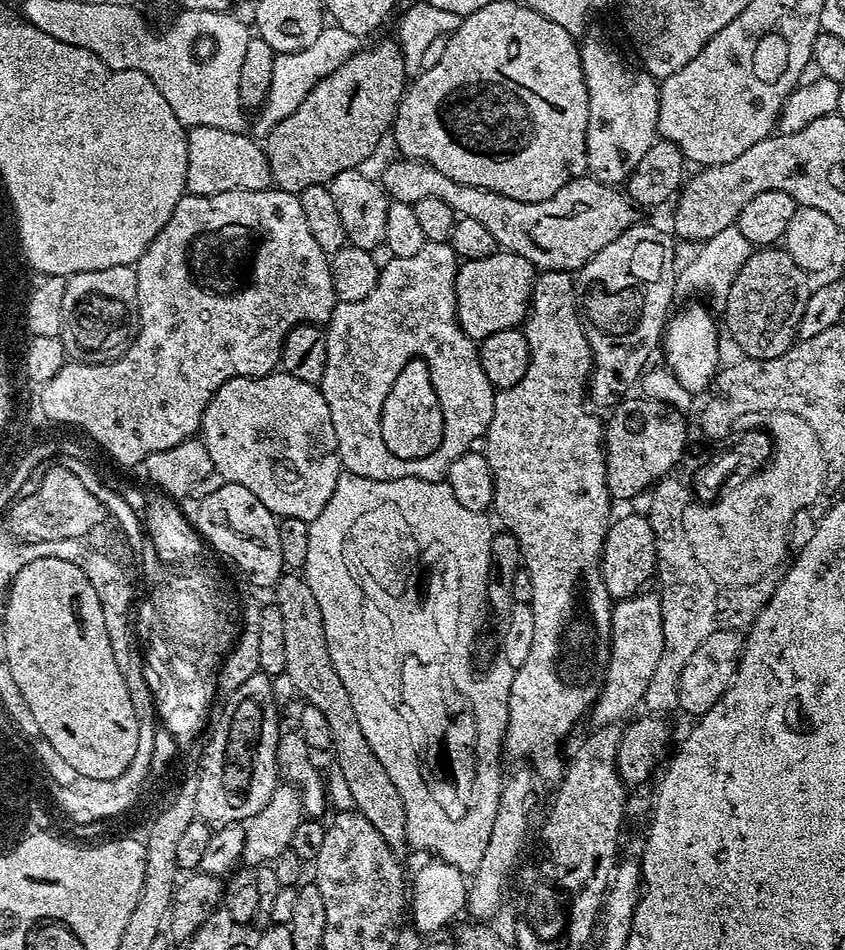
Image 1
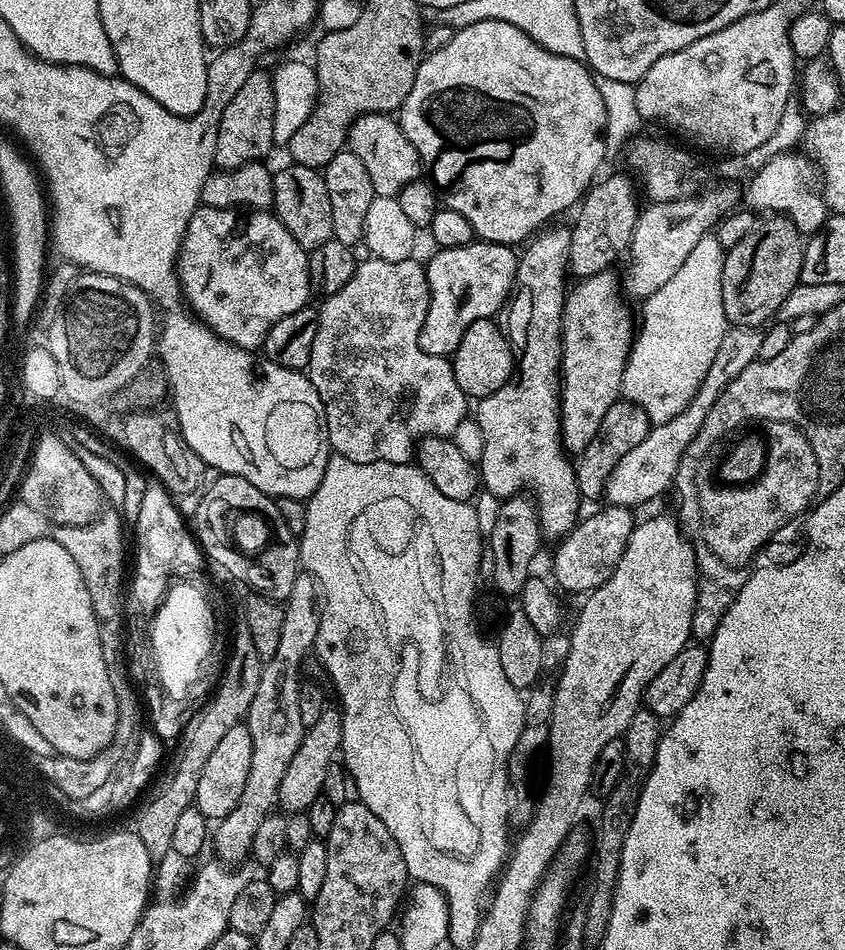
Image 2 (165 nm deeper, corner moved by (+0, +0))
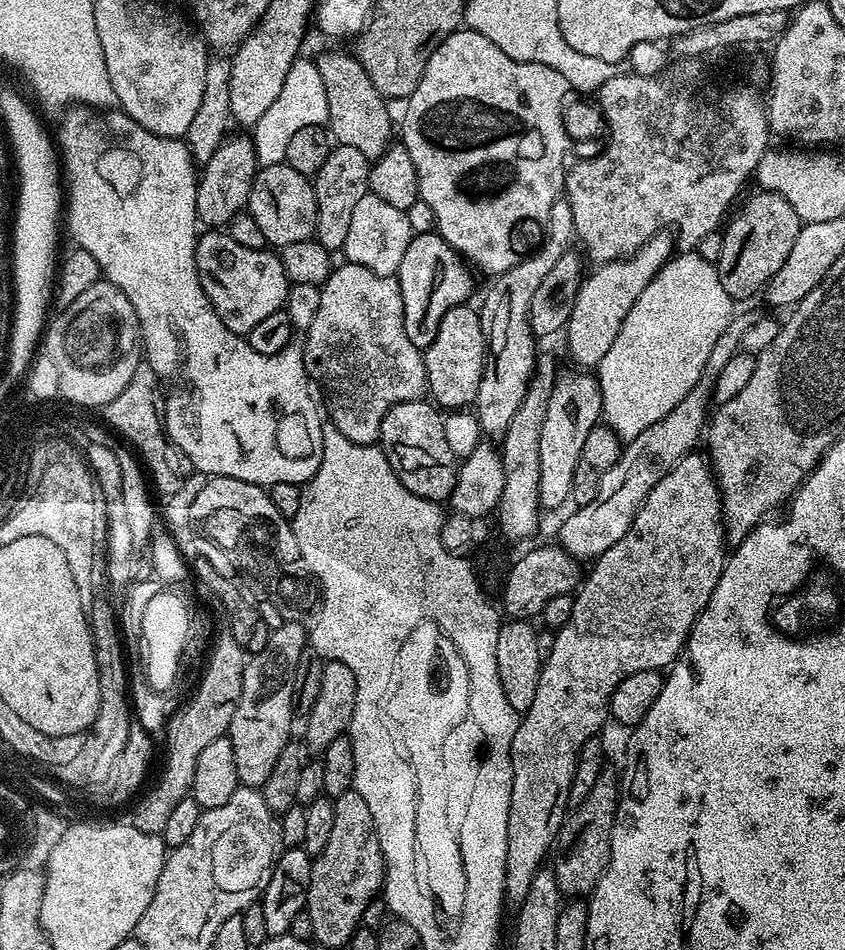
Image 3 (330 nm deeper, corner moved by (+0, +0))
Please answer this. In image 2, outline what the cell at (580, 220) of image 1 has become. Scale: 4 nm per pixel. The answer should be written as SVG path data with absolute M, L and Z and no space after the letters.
M371 112L365 116L357 116L356 121L348 127L347 151L353 152L366 166L366 174L370 174L370 186L374 186L377 196L398 195L410 182L421 179L422 165L418 150L406 138L400 128L399 119L382 112Z

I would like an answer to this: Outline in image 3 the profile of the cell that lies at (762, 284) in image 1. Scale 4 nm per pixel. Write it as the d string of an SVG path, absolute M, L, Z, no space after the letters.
M765 190L757 193L757 196L750 197L744 205L741 203L735 209L736 217L734 212L727 221L722 232L722 254L715 263L722 278L722 290L726 290L726 294L736 302L755 292L756 295L763 293L770 278L774 278L774 274L778 274L782 267L782 262L786 262L790 246L794 246L794 238L798 238L802 227L798 214L784 198Z

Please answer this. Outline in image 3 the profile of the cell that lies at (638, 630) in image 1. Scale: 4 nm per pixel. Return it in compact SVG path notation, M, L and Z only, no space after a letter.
M689 454L683 456L663 478L650 490L650 494L640 503L640 509L636 511L634 522L610 550L596 557L592 568L587 569L582 583L575 589L572 596L572 609L566 626L555 629L554 646L551 647L551 655L540 665L540 677L538 678L538 690L534 694L534 703L530 710L526 710L519 717L517 732L514 734L512 744L512 789L510 790L510 814L506 826L506 870L504 871L504 895L509 901L519 902L526 898L526 892L530 890L530 882L534 882L534 874L538 874L540 868L545 867L550 853L556 843L556 835L564 825L564 817L570 811L568 799L570 798L570 786L574 782L574 770L578 762L578 754L582 746L586 746L588 740L597 735L596 731L604 724L604 719L609 719L608 703L618 686L630 674L638 674L642 670L664 670L676 661L684 644L688 640L690 630L694 622L706 610L706 602L710 602L710 594L714 594L714 586L718 586L718 578L722 578L726 548L724 552L724 536L726 537L726 525L722 511L722 497L720 486L716 481L711 463L703 455Z

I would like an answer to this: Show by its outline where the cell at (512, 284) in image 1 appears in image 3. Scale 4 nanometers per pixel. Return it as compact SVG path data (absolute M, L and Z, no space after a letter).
M433 230L413 235L402 257L398 279L404 295L406 338L410 338L416 348L428 348L430 342L434 342L434 334L438 334L438 326L446 312L469 299L467 296L472 292L471 275L473 273L464 257L455 252L439 232Z

